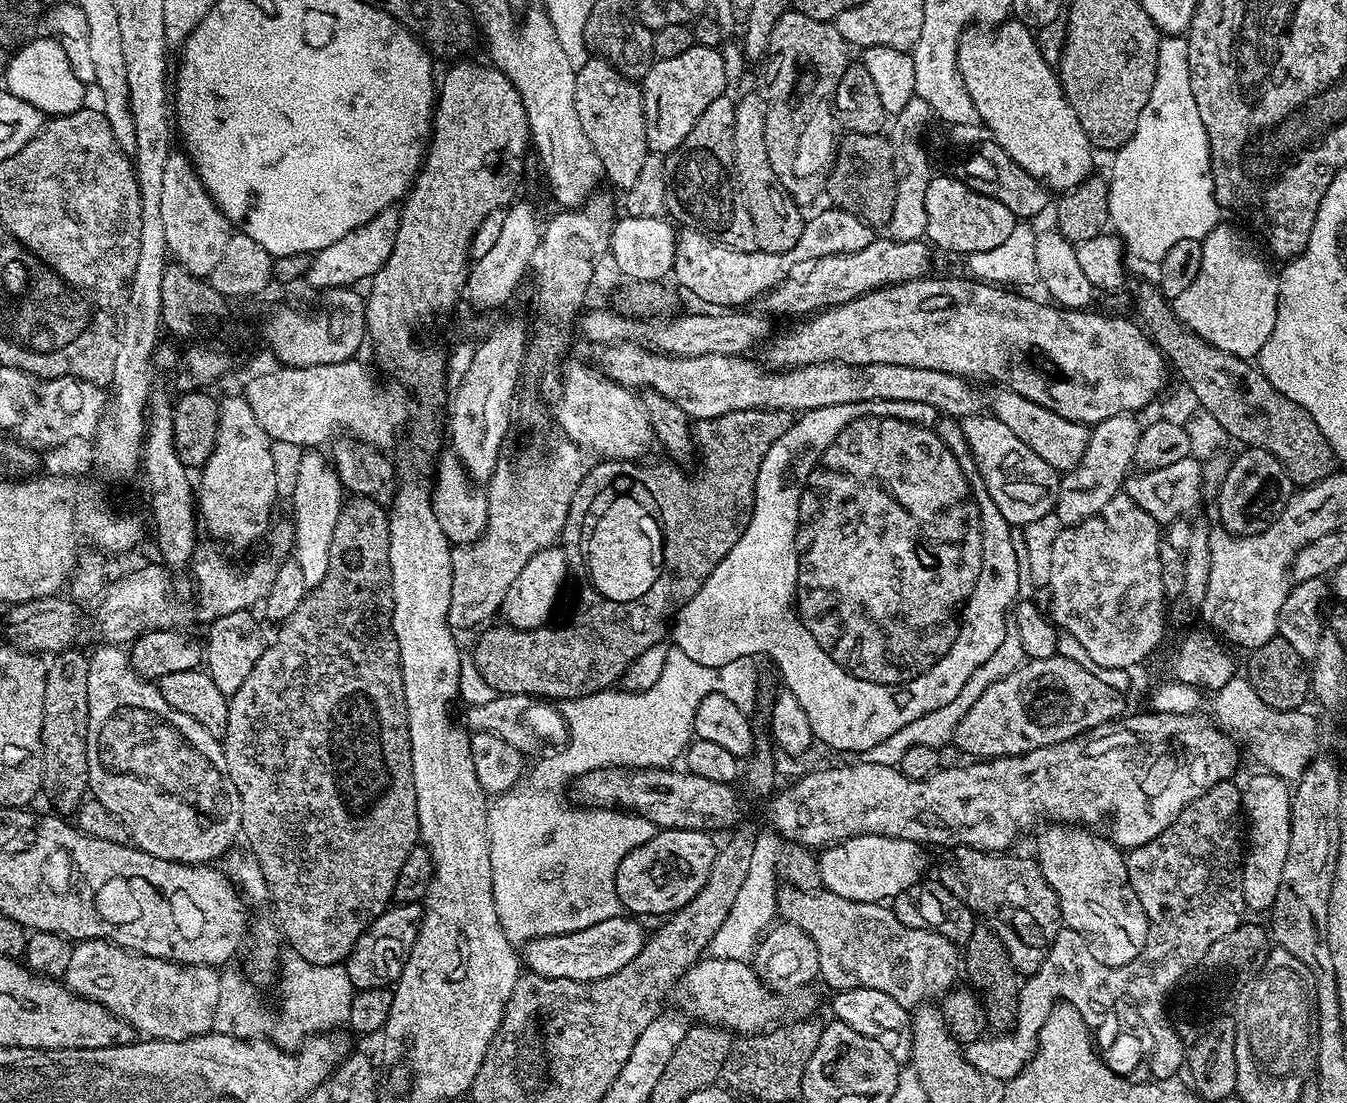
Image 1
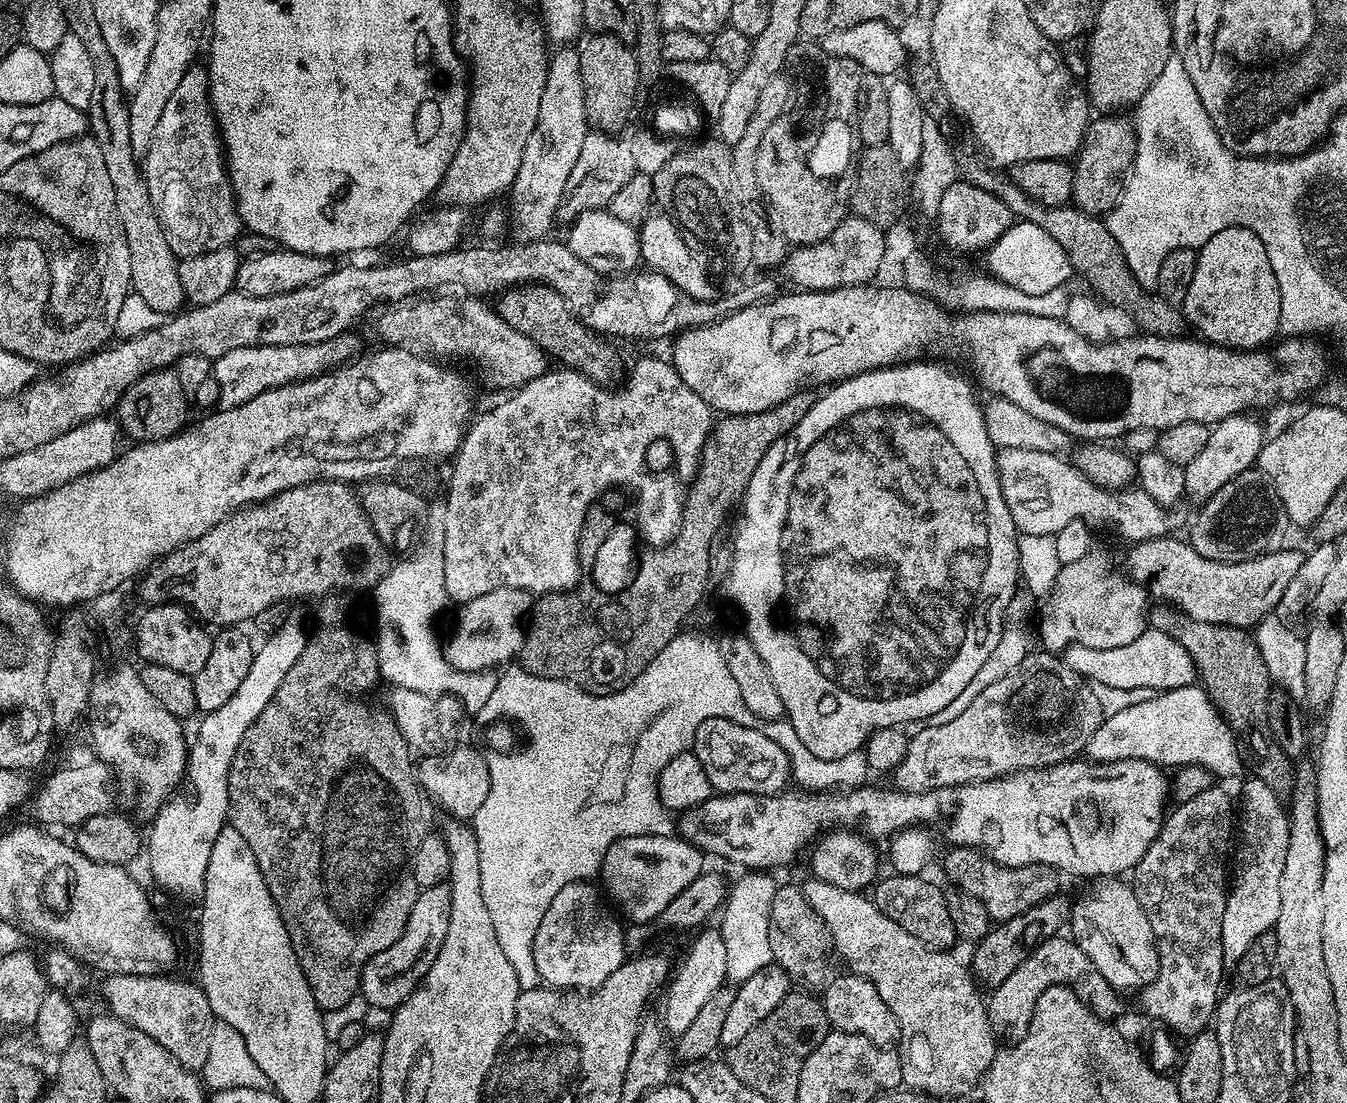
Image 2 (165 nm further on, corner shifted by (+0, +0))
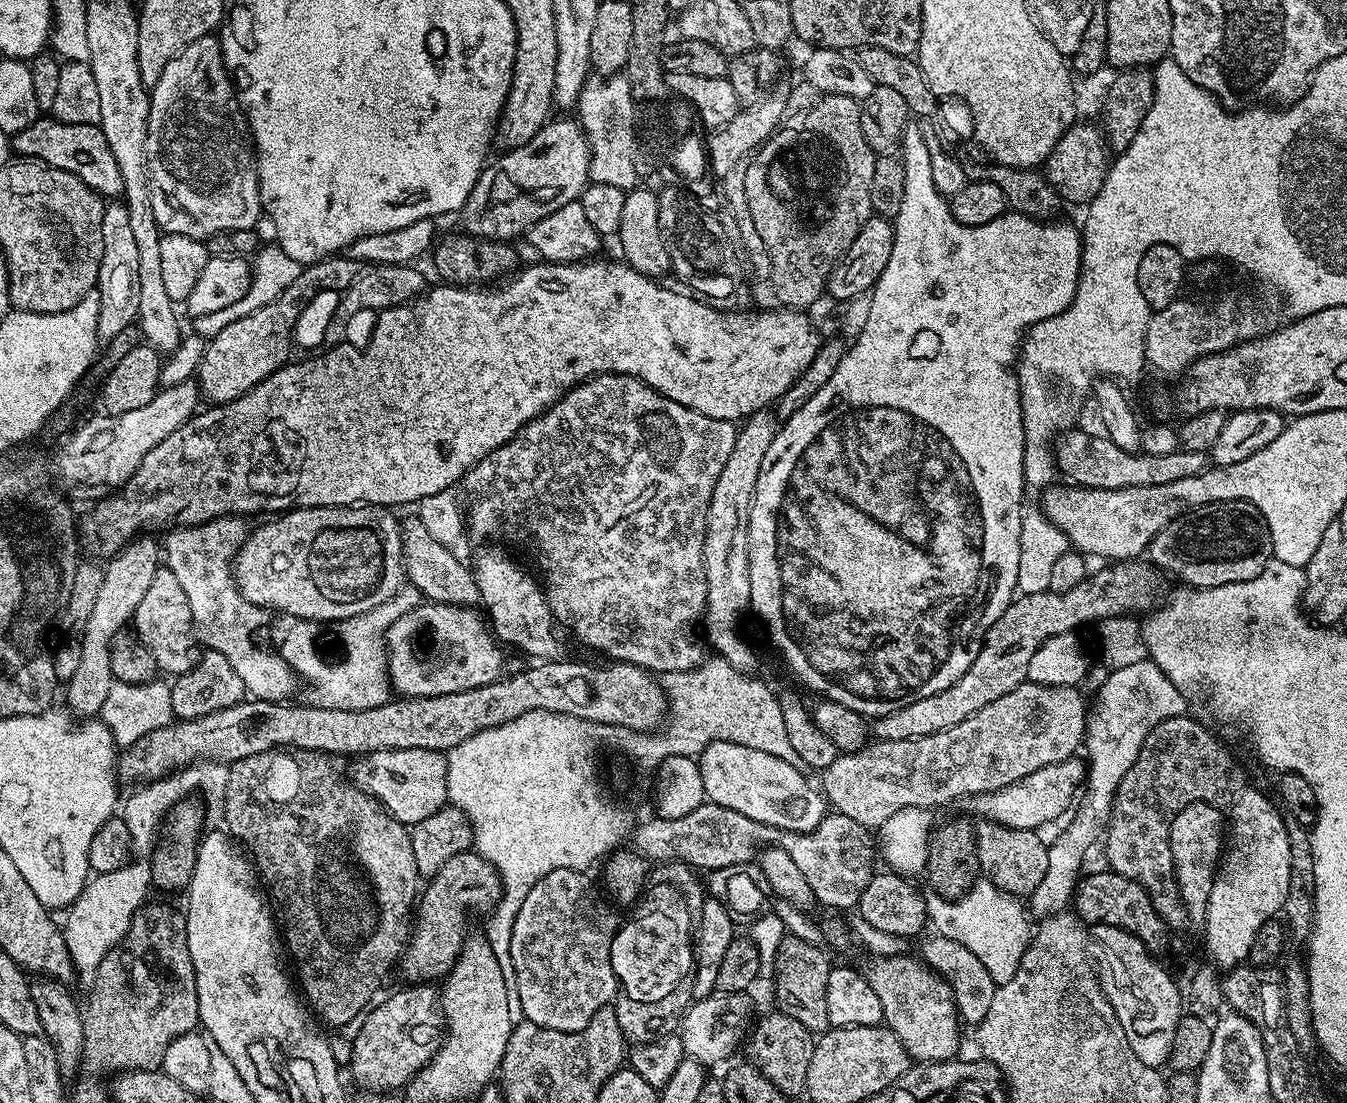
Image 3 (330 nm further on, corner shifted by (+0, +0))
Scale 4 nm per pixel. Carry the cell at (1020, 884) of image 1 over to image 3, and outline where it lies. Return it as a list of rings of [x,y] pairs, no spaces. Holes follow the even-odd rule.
[[[993,820],[976,824],[976,853],[980,872],[991,884],[1017,898],[1028,898],[1036,891],[1046,875],[1049,845],[1039,831],[1030,828],[1011,828]]]

